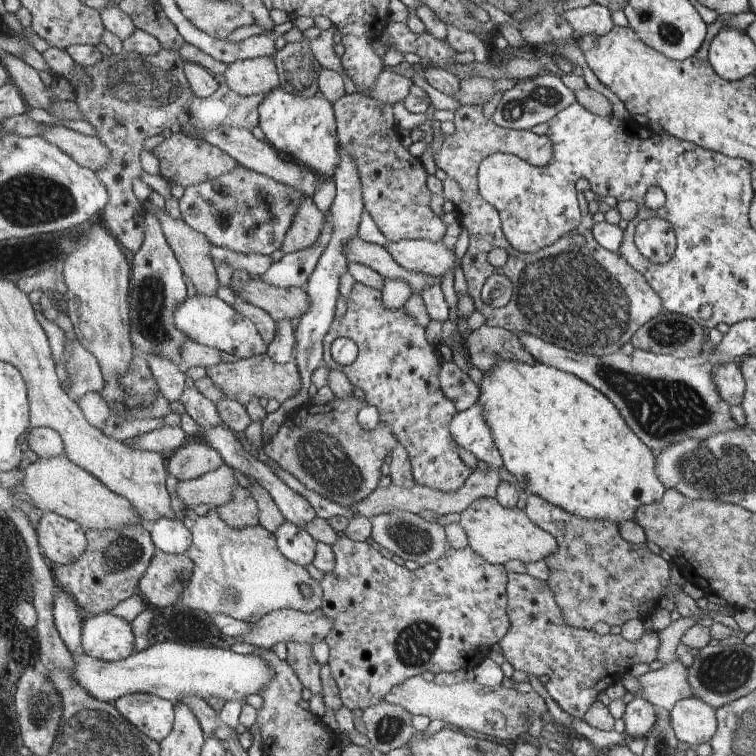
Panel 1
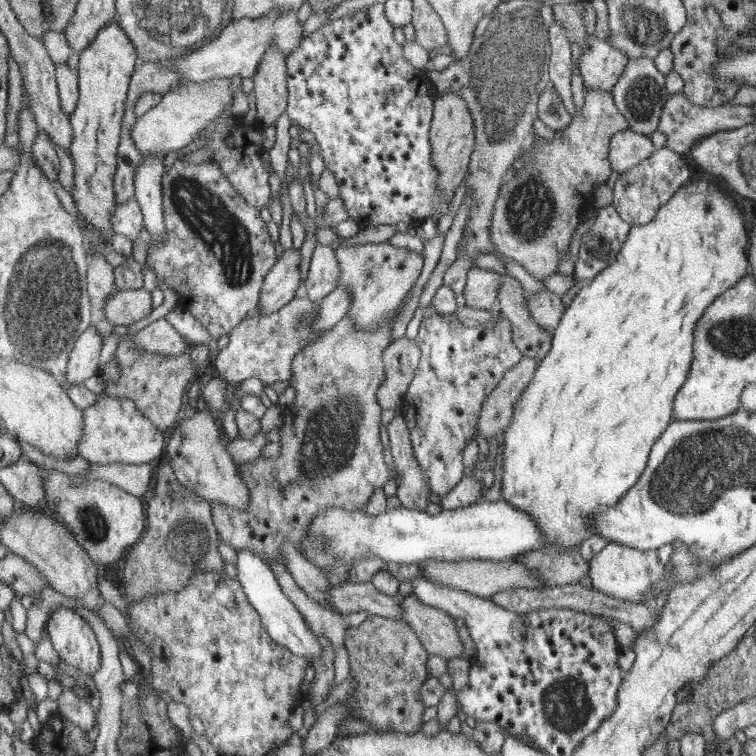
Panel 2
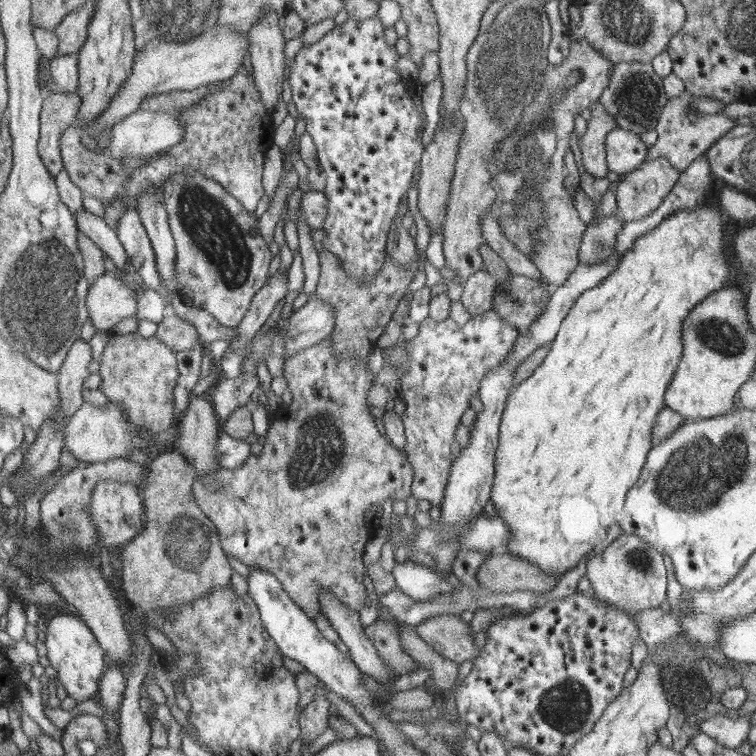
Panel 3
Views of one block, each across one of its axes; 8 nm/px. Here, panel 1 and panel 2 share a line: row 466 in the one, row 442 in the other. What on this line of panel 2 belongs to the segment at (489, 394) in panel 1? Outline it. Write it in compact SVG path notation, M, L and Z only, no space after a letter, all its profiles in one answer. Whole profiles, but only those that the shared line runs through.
M694 172L692 176L689 177L689 180L685 183L686 186L682 186L656 214L656 217L647 224L631 226L629 233L627 234L627 239L621 244L621 249L619 253L615 256L614 262L610 263L602 272L599 272L596 275L596 278L592 280L592 283L589 286L582 286L580 292L577 294L572 302L565 309L564 316L561 317L560 324L553 330L553 339L551 342L551 349L547 352L547 355L540 361L540 365L537 366L537 370L534 373L533 381L529 384L526 390L521 394L521 397L518 399L516 406L514 407L514 416L513 421L508 426L508 429L504 431L502 435L505 442L504 449L504 477L502 481L502 499L506 499L512 506L515 506L517 509L527 512L536 522L536 526L540 527L540 536L544 538L543 548L555 548L560 549L561 551L566 551L568 549L580 548L584 540L592 535L597 535L594 532L594 526L597 526L597 518L605 515L605 510L613 508L618 501L630 490L630 487L633 484L638 482L640 475L643 473L643 470L646 468L649 454L651 453L652 446L654 446L654 441L658 440L658 437L662 435L668 425L671 424L673 418L673 402L676 393L680 390L680 387L683 385L683 382L686 382L690 367L691 360L694 359L694 327L698 322L698 319L704 314L704 311L710 306L711 302L714 302L719 295L724 295L726 291L733 288L742 278L748 274L749 270L749 254L746 254L746 248L748 248L748 236L746 235L746 226L744 226L744 216L738 208L738 204L730 198L730 196L724 196L720 194L717 189L717 181L713 174L704 174L700 176L700 172Z

